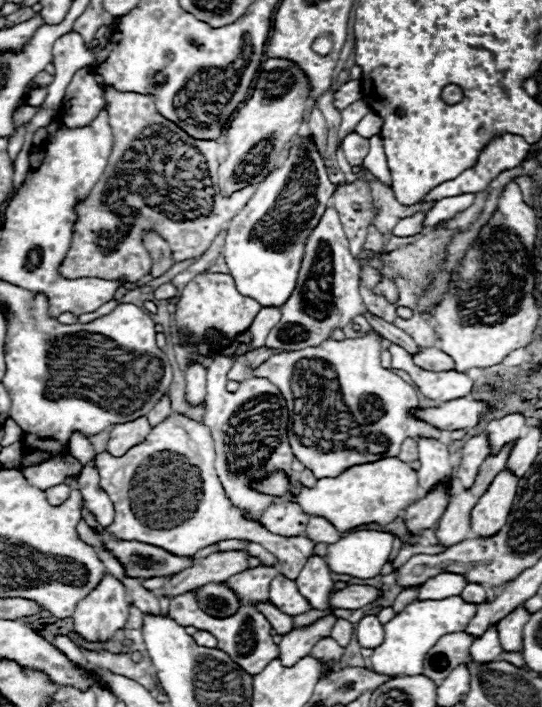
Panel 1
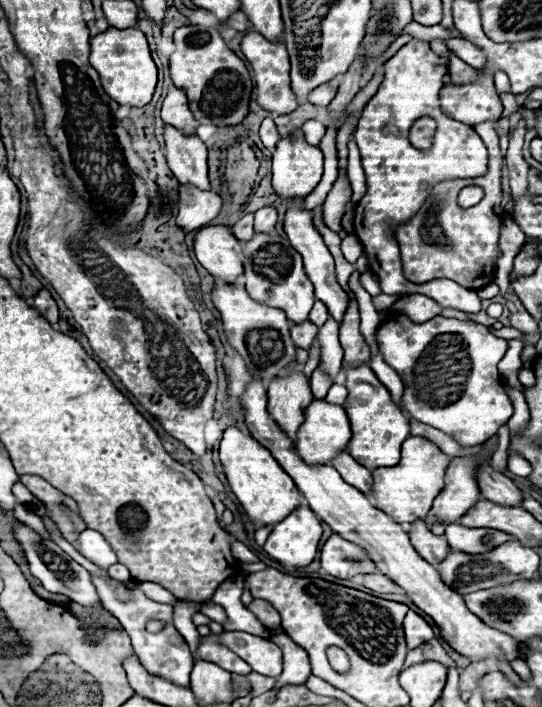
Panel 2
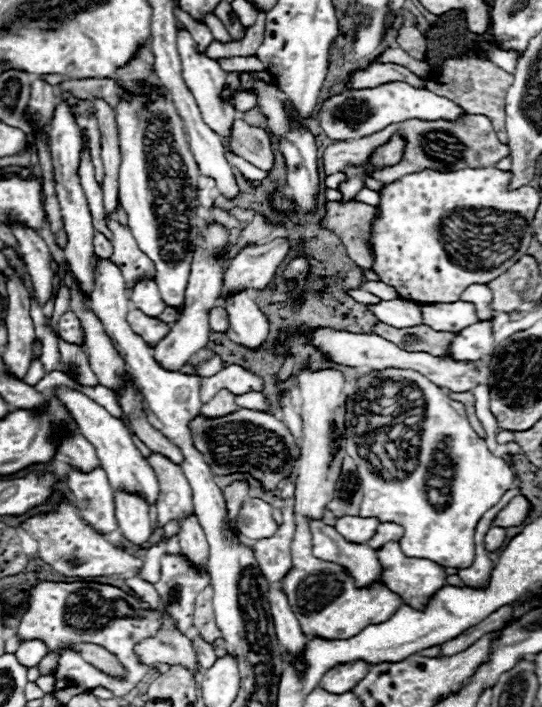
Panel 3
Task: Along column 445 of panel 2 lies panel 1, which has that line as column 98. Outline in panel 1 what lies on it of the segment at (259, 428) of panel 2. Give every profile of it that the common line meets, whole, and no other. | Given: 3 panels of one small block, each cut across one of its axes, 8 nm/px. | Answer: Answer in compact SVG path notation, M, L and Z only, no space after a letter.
M106 574L98 588L78 602L72 616L74 630L90 640L108 640L118 628L124 628L128 618L126 590L120 580Z

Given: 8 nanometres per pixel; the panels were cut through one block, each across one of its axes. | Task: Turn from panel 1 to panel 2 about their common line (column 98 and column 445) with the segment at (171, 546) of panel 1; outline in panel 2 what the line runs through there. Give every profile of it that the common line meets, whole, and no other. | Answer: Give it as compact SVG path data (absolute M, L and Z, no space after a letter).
M408 436L402 444L402 460L392 468L376 468L374 476L374 506L386 512L398 524L408 524L416 518L424 518L440 490L444 488L444 476L450 464L450 456L444 454L424 436Z

